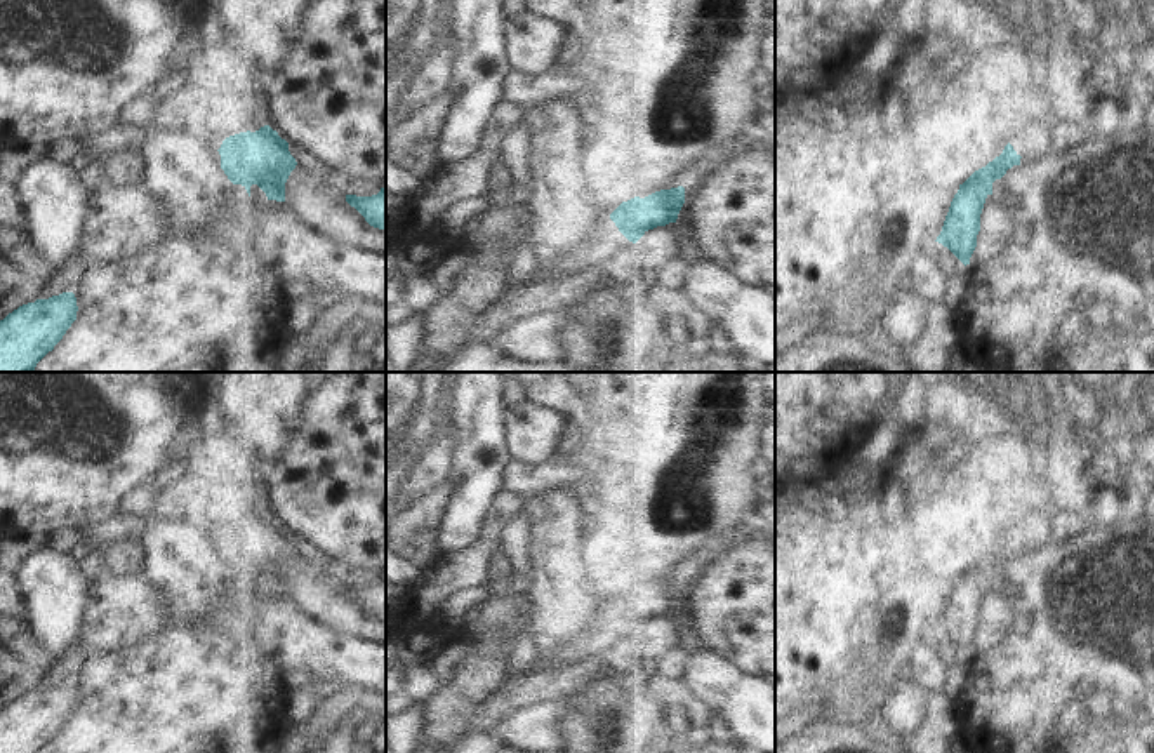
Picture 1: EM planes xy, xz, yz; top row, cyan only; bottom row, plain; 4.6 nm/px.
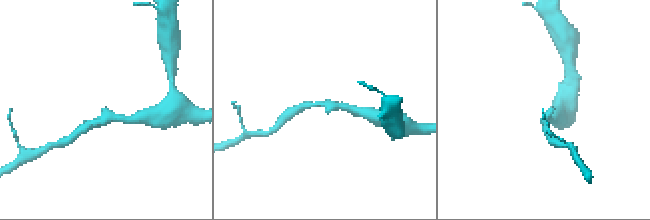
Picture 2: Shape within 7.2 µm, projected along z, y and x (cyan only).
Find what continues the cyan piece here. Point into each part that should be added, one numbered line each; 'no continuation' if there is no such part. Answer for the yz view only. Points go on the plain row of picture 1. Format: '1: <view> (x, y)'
1: yz (1047, 517)

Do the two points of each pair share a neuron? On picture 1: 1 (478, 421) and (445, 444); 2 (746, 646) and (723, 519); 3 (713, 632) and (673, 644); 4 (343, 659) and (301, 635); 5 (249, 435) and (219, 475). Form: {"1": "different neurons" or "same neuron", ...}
{"1": "different neurons", "2": "different neurons", "3": "different neurons", "4": "same neuron", "5": "different neurons"}

